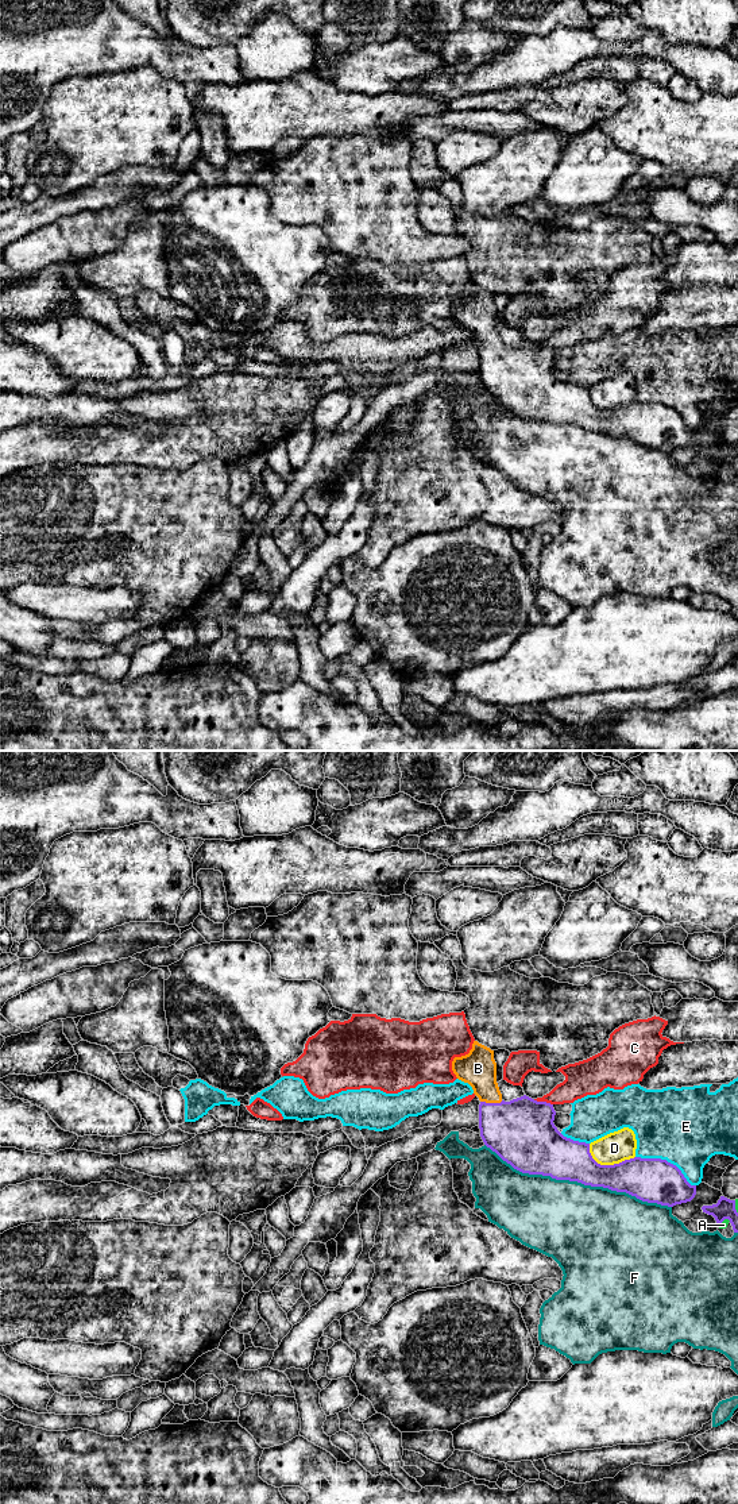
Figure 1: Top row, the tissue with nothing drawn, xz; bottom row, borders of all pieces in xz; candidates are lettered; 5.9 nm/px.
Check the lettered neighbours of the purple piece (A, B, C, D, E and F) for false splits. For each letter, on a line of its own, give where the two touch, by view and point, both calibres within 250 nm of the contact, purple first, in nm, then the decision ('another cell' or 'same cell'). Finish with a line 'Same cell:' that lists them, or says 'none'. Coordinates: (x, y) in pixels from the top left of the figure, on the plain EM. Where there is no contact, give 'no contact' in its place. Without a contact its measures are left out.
A: meets purple in xz at (734, 451); 120 nm thick on the purple side, 20 nm on the other; another cell
B: meets purple in xz at (491, 347); 400 nm thick on the purple side, 220 nm on the other; same cell
C: meets purple in xz at (543, 346); 400 nm thick on the purple side, 180 nm on the other; another cell
D: meets purple in xz at (607, 409); 260 nm thick on the purple side, 190 nm on the other; another cell
E: meets purple in xz at (665, 404); 260 nm thick on the purple side, 460 nm on the other; another cell
F: meets purple in xz at (578, 425); 280 nm thick on the purple side, 480 nm on the other; another cell
Same cell: B

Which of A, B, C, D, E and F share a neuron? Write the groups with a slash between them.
A / B / C / D / E / F

